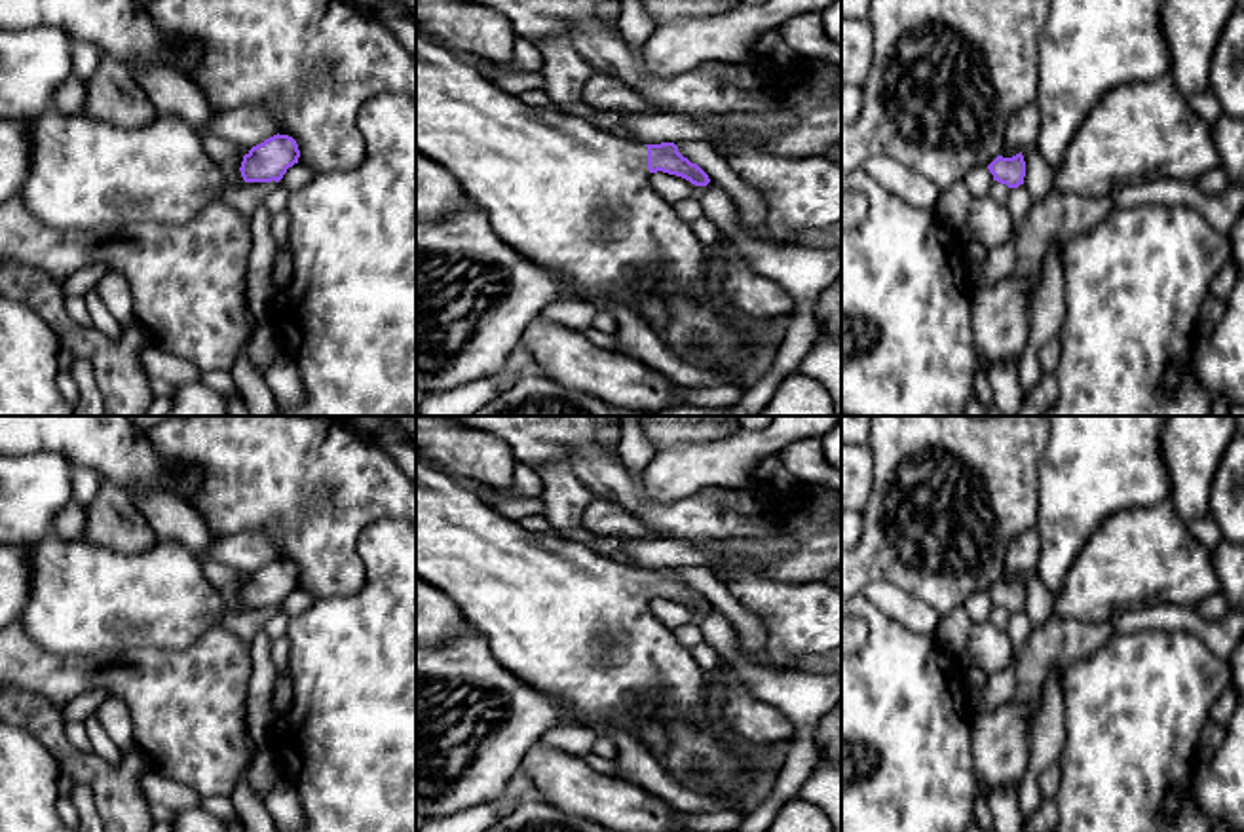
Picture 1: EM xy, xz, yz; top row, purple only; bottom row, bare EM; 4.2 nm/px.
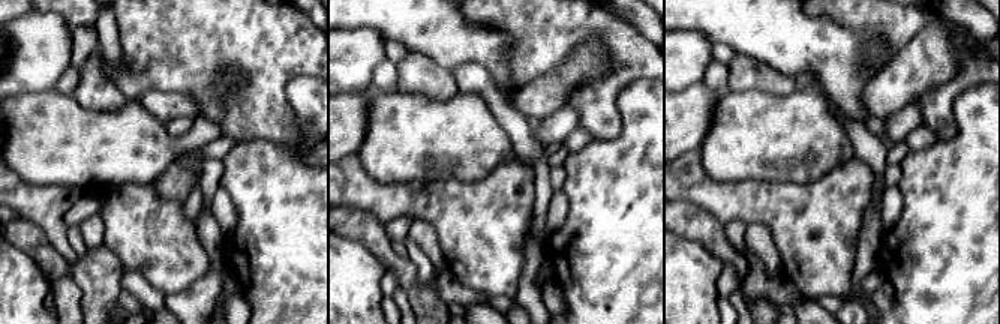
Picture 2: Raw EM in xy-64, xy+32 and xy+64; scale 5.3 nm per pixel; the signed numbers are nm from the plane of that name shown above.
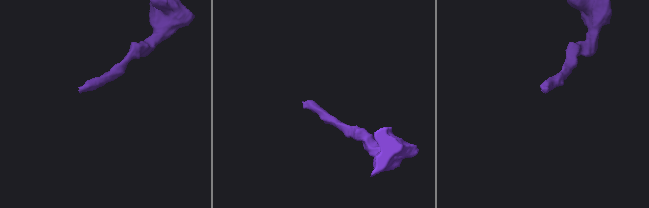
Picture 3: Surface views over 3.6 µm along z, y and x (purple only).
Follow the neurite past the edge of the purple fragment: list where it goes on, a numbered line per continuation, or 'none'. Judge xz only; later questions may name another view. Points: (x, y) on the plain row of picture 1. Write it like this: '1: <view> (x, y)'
1: xz (570, 624)

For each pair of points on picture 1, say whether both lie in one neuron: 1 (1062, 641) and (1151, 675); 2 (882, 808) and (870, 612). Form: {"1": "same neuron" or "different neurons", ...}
{"1": "different neurons", "2": "same neuron"}

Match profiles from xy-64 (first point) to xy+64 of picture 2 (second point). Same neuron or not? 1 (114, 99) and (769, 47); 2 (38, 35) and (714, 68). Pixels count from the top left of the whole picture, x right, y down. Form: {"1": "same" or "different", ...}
{"1": "different", "2": "different"}

